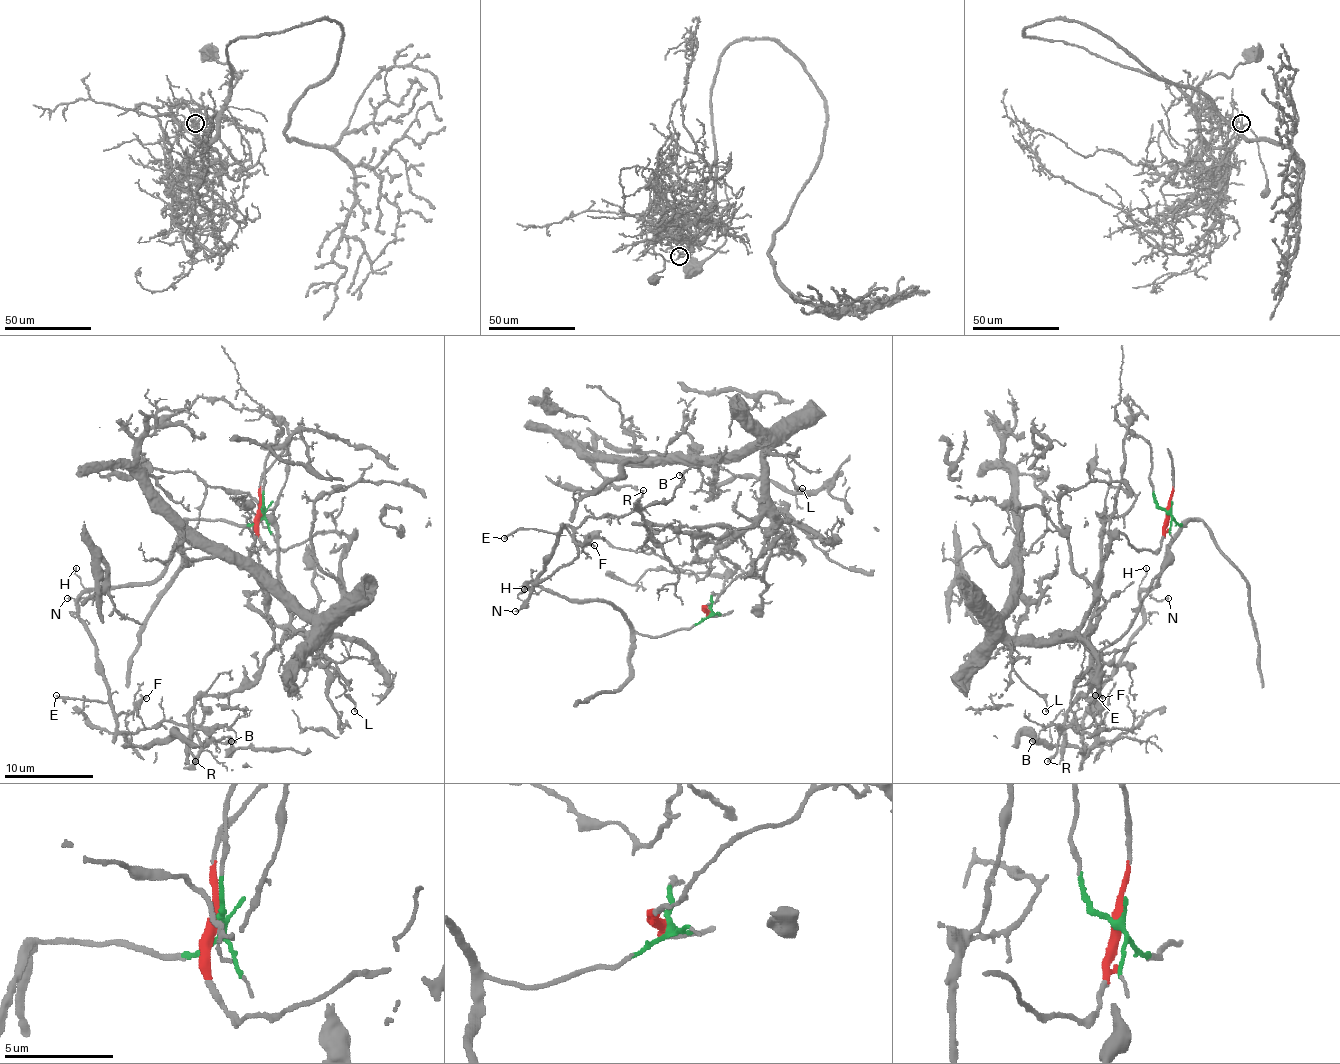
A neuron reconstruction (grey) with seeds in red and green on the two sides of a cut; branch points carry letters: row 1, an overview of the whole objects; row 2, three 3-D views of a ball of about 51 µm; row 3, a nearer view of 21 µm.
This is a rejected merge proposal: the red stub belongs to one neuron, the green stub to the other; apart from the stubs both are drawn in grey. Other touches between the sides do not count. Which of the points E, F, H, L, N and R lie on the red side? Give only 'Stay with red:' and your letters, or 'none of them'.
Stay with red: L, R

